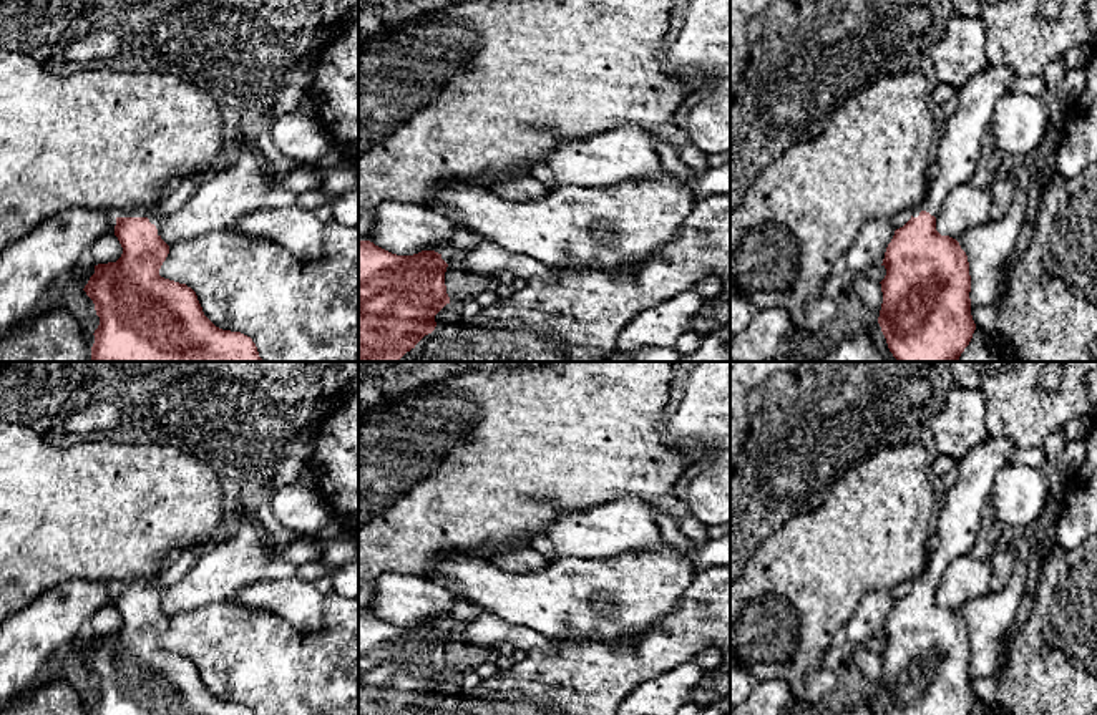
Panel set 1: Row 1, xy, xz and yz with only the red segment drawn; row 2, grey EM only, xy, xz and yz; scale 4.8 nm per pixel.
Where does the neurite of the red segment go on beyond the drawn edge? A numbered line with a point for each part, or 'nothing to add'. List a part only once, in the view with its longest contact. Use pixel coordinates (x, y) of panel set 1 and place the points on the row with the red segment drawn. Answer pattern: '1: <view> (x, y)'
1: xy (153, 218)

